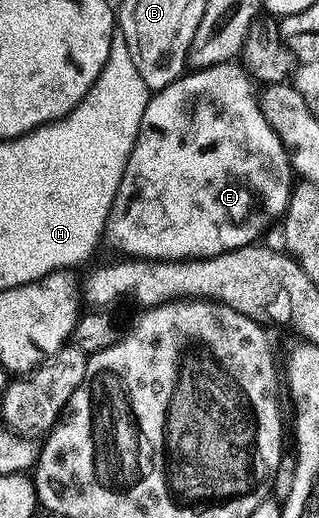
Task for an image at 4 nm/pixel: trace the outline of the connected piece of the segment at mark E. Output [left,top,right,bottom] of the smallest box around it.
[106,61,293,261]

